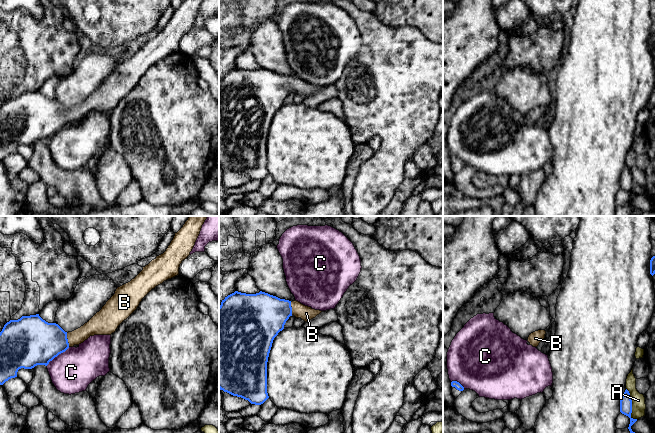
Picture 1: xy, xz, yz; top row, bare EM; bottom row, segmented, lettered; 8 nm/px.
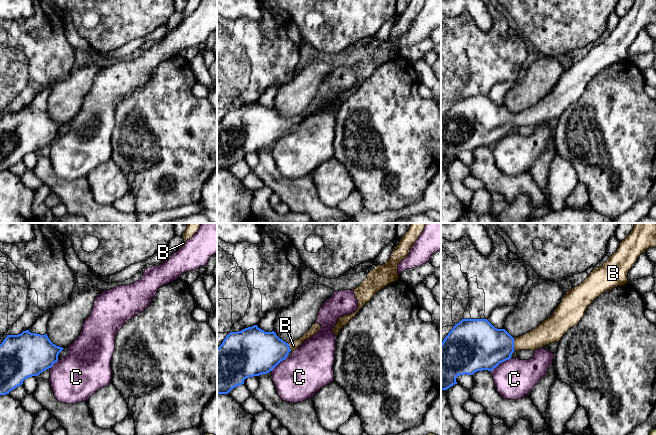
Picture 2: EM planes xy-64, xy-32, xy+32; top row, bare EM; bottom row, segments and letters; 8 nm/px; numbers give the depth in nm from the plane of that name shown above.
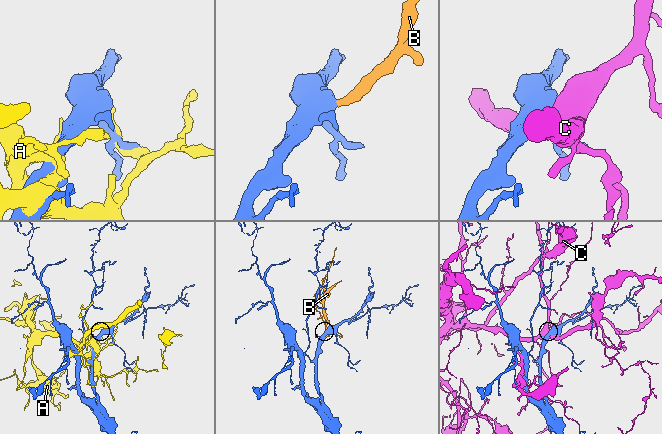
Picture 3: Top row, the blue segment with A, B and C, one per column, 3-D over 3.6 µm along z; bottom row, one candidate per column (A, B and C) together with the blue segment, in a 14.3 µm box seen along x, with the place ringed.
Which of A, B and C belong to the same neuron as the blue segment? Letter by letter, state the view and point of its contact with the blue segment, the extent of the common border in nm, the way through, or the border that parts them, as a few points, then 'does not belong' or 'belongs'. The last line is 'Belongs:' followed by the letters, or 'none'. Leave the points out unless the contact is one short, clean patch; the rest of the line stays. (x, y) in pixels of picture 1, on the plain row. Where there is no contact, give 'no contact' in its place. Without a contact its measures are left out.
A: yz (631, 181) | 260 nm | does not belong
B: xy (67, 116) | 110 nm | across xy (36, 118), (67, 116), (77, 113), (94, 102) | belongs
C: xy (57, 131) | 240 nm | does not belong
Belongs: B

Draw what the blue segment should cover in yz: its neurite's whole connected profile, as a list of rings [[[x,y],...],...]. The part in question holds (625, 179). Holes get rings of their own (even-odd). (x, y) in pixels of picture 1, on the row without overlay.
[[[626,165],[620,176],[620,188],[630,194],[629,207],[631,209],[632,216],[655,216],[655,211],[639,212],[633,208],[631,202],[637,197],[631,193],[632,189],[632,176],[629,167]]]

